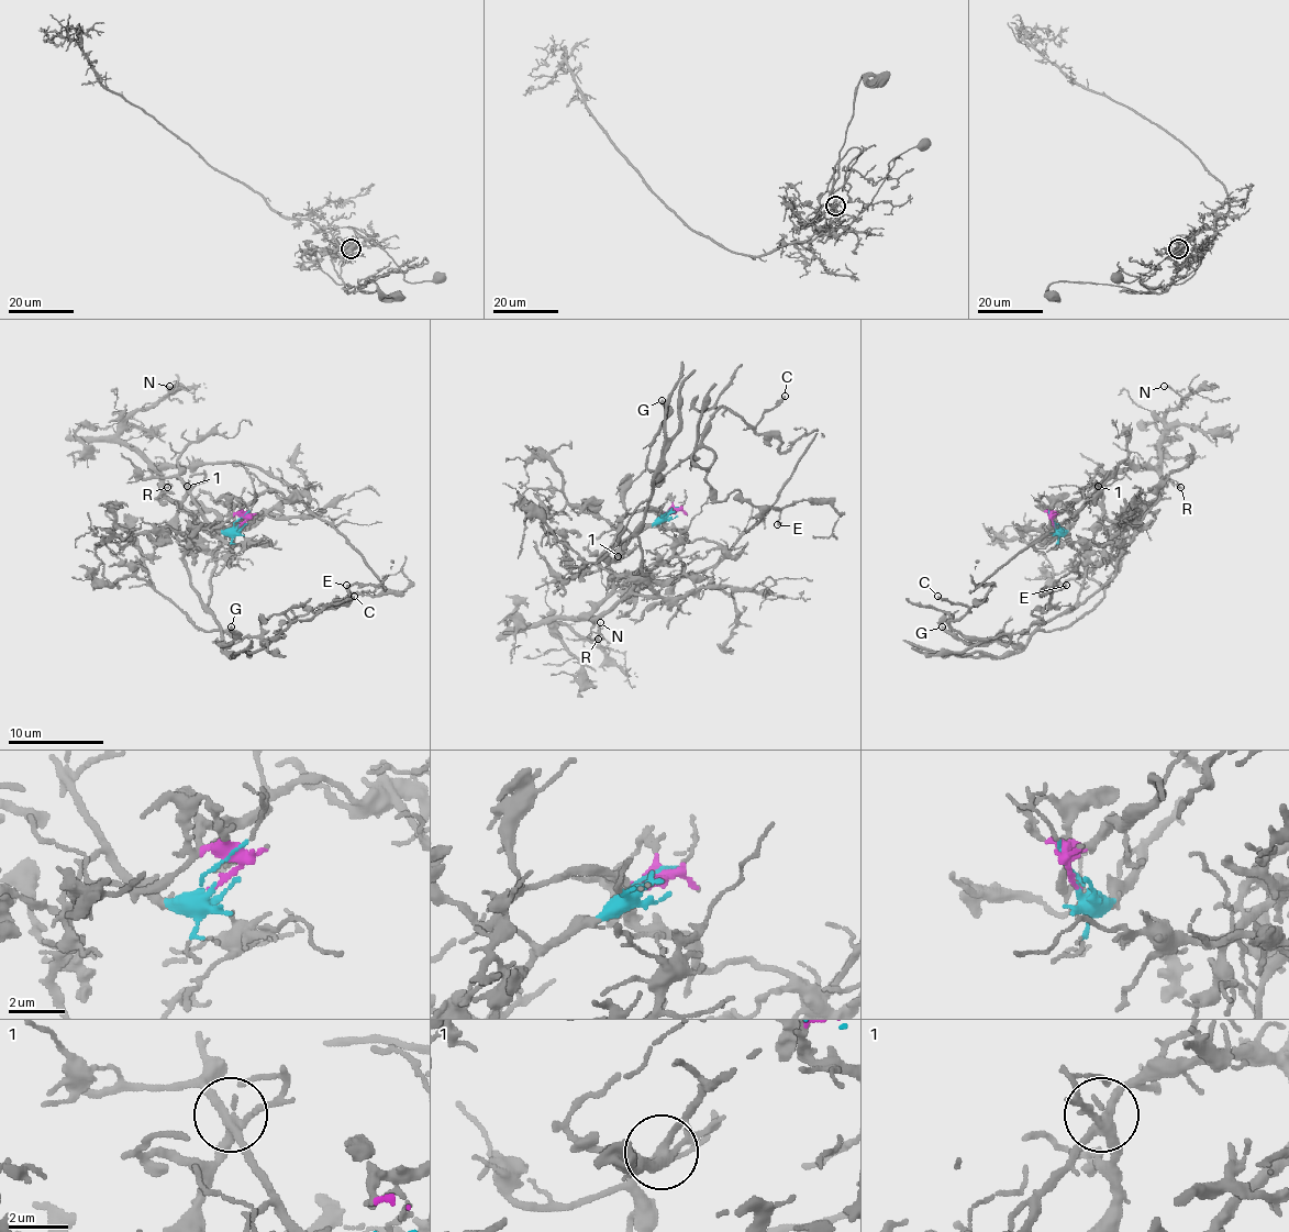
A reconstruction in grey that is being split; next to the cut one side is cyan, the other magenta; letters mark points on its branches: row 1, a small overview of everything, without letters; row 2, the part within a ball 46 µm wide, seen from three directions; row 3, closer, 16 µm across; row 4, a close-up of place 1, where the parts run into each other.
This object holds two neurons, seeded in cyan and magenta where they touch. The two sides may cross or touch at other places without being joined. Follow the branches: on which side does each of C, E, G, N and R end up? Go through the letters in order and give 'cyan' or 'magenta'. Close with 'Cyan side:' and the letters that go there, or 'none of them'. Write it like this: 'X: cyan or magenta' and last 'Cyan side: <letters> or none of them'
C: magenta
E: magenta
G: magenta
N: cyan
R: cyan
Cyan side: N, R

